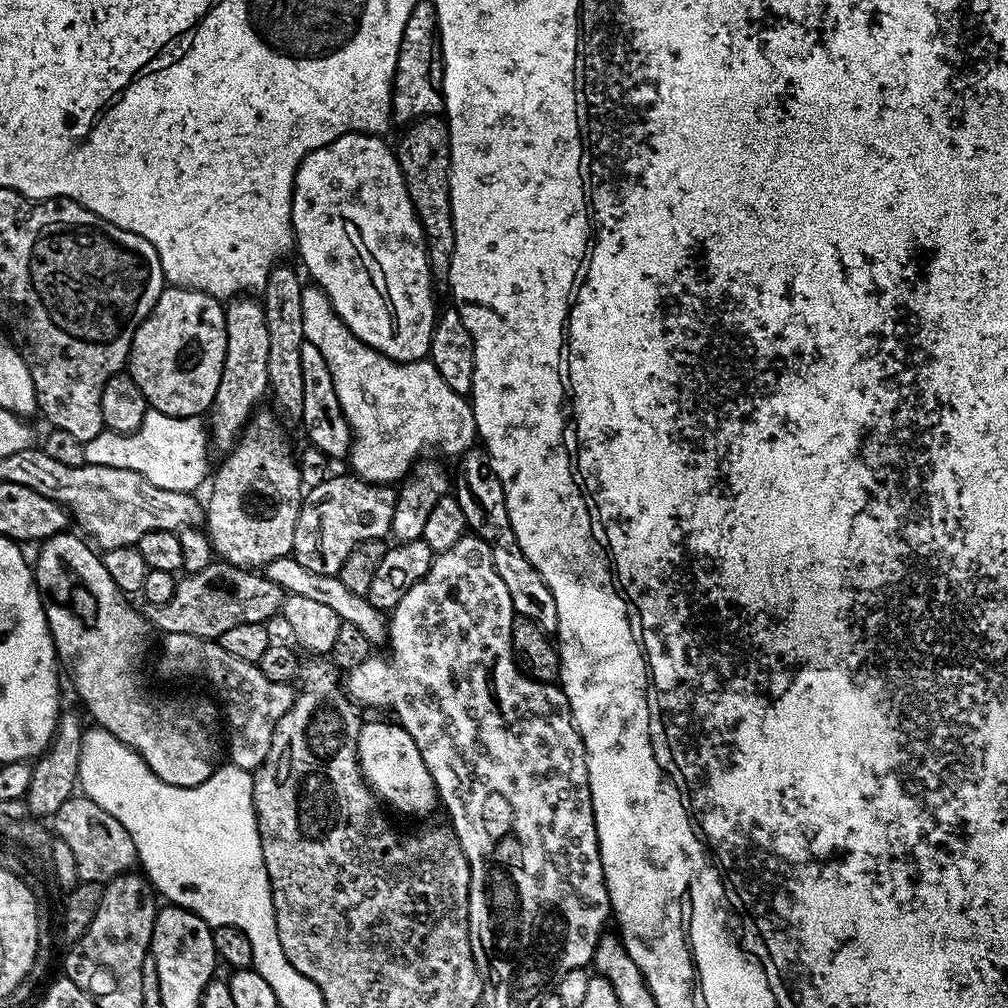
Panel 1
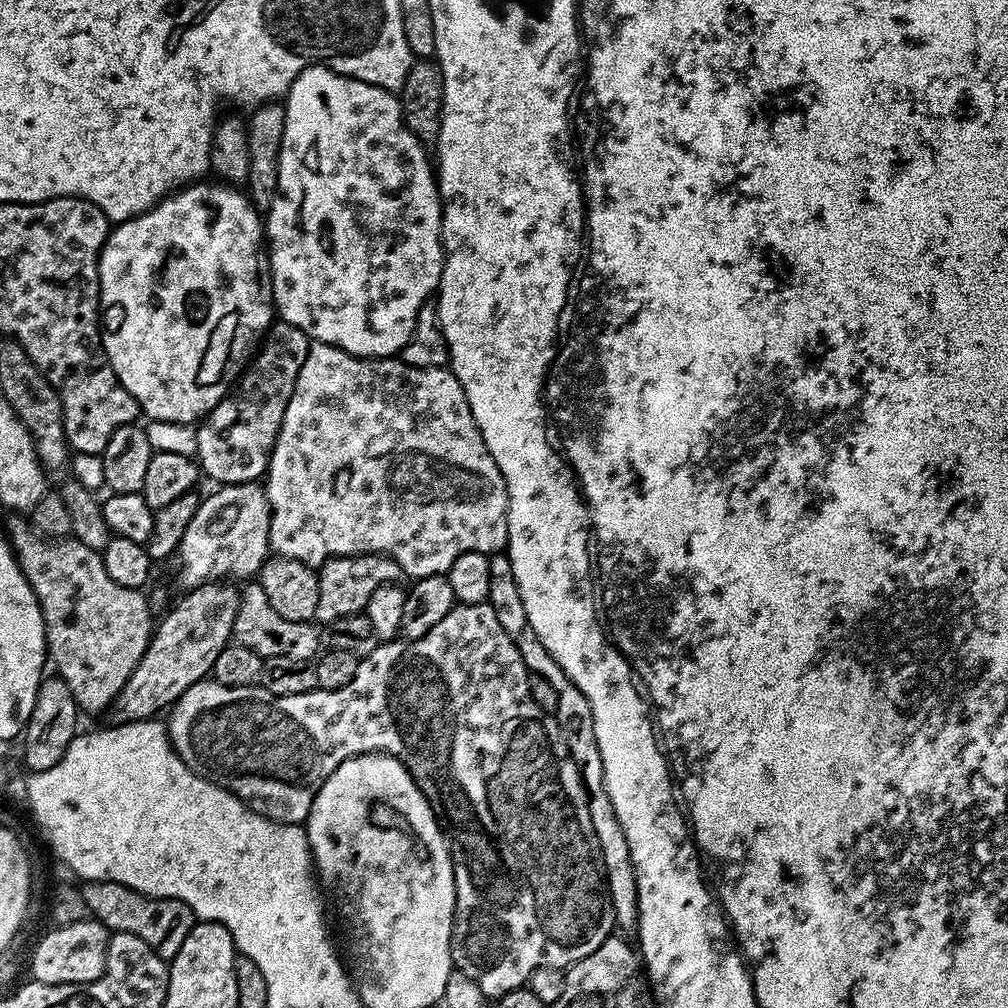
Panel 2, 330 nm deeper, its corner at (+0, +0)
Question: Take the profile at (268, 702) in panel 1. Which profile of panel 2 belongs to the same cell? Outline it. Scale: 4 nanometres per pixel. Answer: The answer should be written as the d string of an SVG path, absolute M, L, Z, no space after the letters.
M462 604L455 608L434 626L422 638L405 640L397 638L377 643L369 656L363 657L350 682L341 688L315 687L310 692L275 696L270 694L259 683L246 686L226 686L211 678L199 680L190 690L186 690L177 698L167 713L166 727L172 748L180 755L191 772L201 776L227 792L232 792L239 800L243 800L249 808L269 816L279 824L303 825L308 819L308 811L312 809L318 790L338 770L342 762L352 756L365 756L367 752L387 752L396 756L408 768L408 773L422 790L422 794L430 802L436 819L440 821L450 845L452 873L456 883L456 914L452 926L452 962L459 971L464 972L482 990L486 998L499 998L513 992L515 988L527 985L530 974L542 966L550 966L561 970L577 964L582 958L594 954L602 942L606 942L614 932L612 901L608 899L606 881L600 863L600 853L592 835L592 819L586 806L586 798L582 798L575 779L564 780L560 773L560 764L552 753L552 744L548 741L548 728L543 724L540 707L532 701L528 689L530 669L524 663L524 657L517 641L508 635L507 630L498 622L498 614L491 604Z

